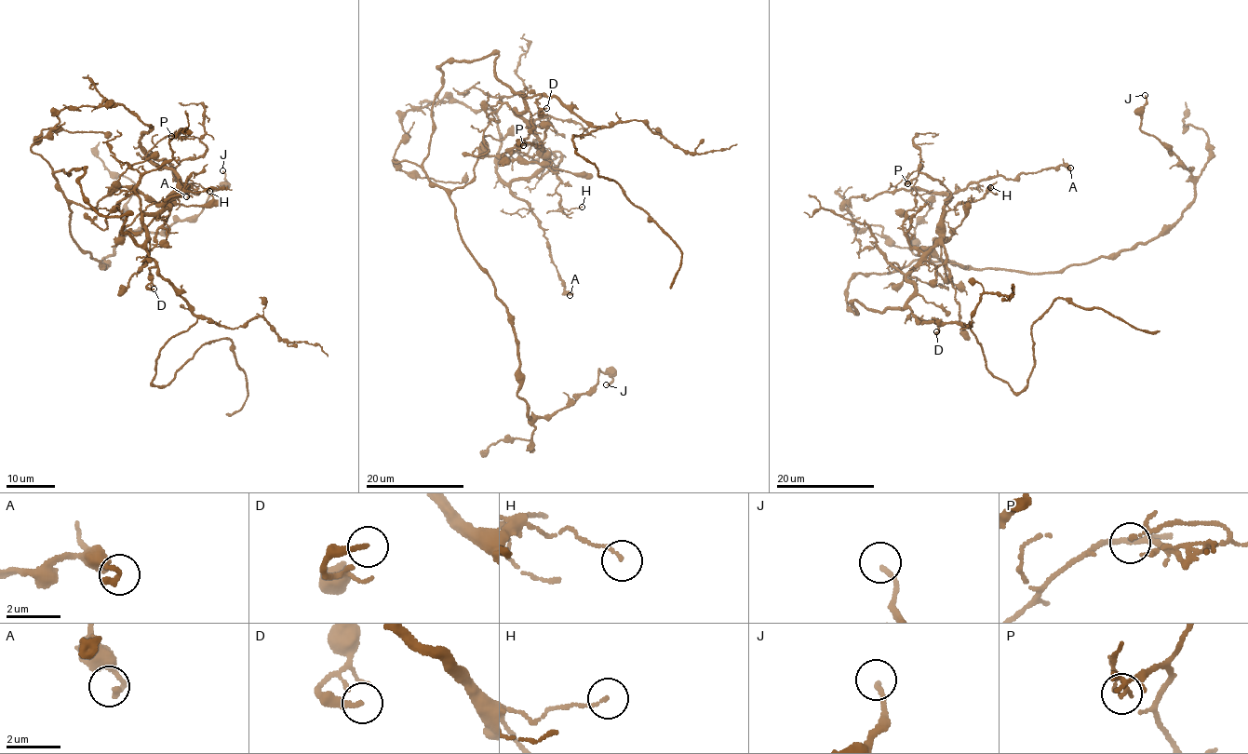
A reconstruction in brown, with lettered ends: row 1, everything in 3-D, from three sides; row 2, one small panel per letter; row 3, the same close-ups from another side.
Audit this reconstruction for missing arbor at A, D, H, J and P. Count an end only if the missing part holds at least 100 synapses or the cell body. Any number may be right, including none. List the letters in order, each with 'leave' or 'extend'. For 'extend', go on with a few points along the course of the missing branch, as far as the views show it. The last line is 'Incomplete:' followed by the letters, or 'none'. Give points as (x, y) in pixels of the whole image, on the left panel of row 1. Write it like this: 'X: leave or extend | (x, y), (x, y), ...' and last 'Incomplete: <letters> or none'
A: leave
D: leave
H: leave
J: leave
P: leave
Incomplete: none

